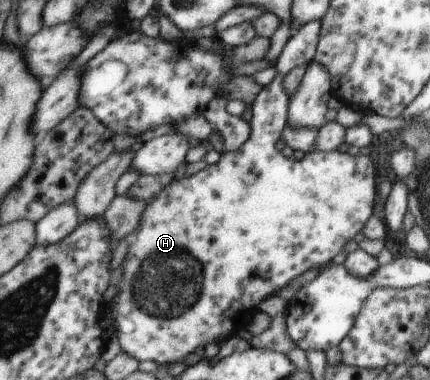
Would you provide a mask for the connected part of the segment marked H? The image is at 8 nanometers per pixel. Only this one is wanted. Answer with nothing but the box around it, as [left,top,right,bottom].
[111,19,376,364]

